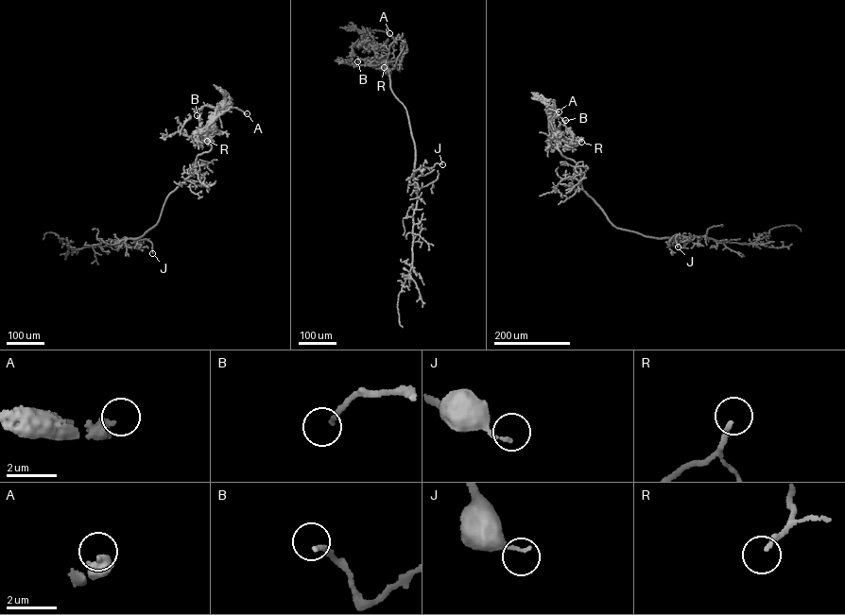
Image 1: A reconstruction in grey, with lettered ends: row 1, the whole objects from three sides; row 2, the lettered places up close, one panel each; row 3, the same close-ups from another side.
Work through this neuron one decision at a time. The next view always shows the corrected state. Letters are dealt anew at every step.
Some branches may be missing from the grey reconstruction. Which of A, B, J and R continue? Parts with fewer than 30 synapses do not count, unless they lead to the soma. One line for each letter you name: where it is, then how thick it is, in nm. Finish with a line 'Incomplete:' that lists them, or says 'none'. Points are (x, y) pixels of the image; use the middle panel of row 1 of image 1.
A: place (389, 33); calibre 360 nm
Incomplete: A

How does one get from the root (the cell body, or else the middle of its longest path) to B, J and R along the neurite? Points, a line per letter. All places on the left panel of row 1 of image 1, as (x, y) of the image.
B: (148, 230), (169, 194), (195, 172), (197, 157), (210, 150), (208, 139), (196, 138), (197, 115)
J: (148, 230), (143, 235), (129, 238), (147, 239), (152, 244), (152, 253)
R: (148, 230), (158, 223), (169, 194), (195, 172), (197, 157), (210, 150), (208, 139), (199, 142), (207, 141)

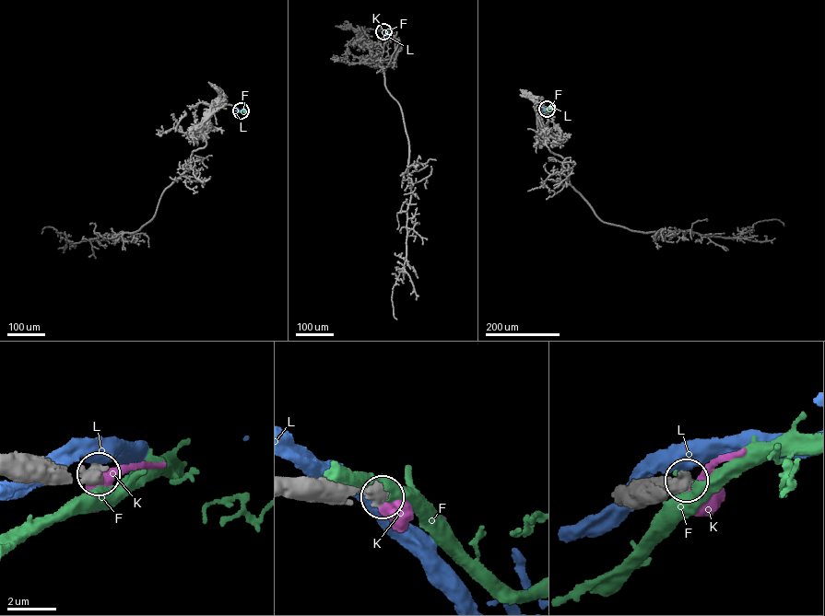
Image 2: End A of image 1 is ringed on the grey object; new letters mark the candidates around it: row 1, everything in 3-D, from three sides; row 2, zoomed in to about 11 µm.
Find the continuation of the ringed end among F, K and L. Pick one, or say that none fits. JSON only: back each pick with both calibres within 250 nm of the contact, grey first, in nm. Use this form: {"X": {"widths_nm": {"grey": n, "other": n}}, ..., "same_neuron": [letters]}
{"same_neuron": []}

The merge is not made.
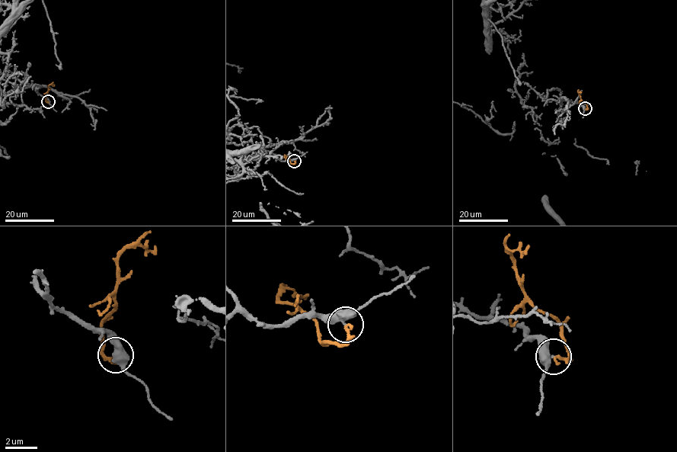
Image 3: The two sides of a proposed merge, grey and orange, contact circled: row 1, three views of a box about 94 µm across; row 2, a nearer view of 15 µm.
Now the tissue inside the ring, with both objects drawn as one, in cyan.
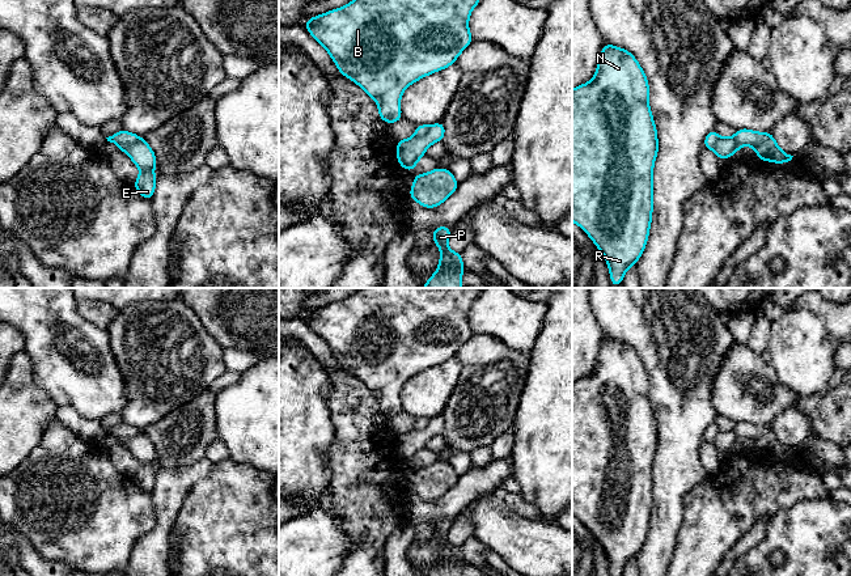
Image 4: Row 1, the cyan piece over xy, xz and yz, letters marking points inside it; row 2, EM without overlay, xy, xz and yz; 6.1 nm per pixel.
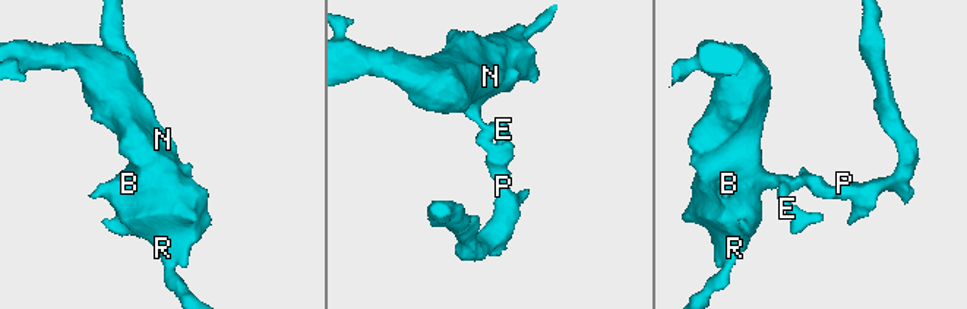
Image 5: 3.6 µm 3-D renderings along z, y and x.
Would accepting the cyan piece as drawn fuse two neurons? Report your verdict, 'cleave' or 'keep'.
cleave

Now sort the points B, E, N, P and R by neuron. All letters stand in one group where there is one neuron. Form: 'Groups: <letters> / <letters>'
Groups: B N R / E P

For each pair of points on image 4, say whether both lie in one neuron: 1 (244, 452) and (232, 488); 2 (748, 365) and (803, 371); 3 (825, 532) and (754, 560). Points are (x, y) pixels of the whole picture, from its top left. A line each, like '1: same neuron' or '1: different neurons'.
1: different neurons
2: different neurons
3: same neuron

